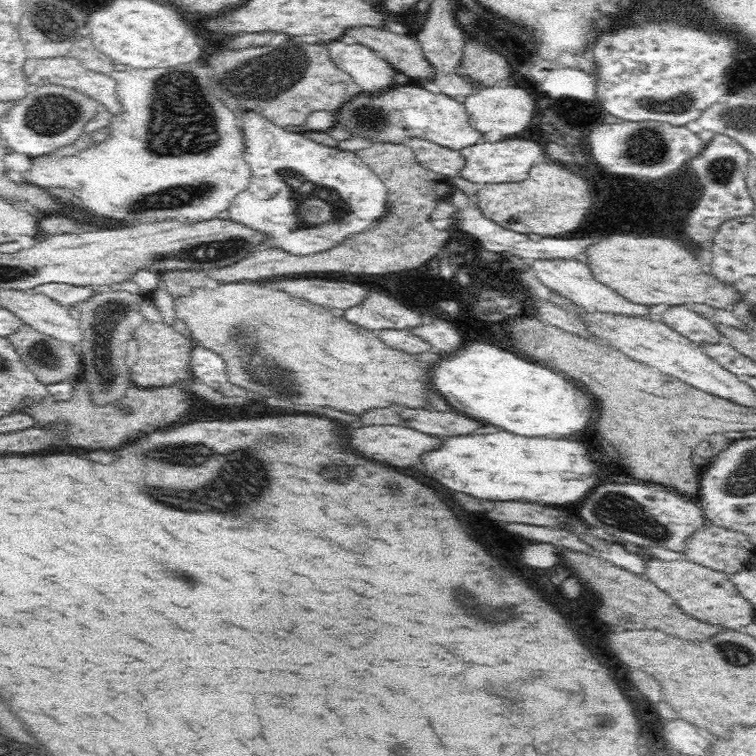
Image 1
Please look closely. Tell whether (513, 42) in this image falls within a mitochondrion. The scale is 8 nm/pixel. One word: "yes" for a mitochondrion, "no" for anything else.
yes

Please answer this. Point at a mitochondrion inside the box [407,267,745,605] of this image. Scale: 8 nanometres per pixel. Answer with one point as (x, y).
(621, 511)

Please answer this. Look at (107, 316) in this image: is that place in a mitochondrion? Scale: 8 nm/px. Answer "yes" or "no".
yes

